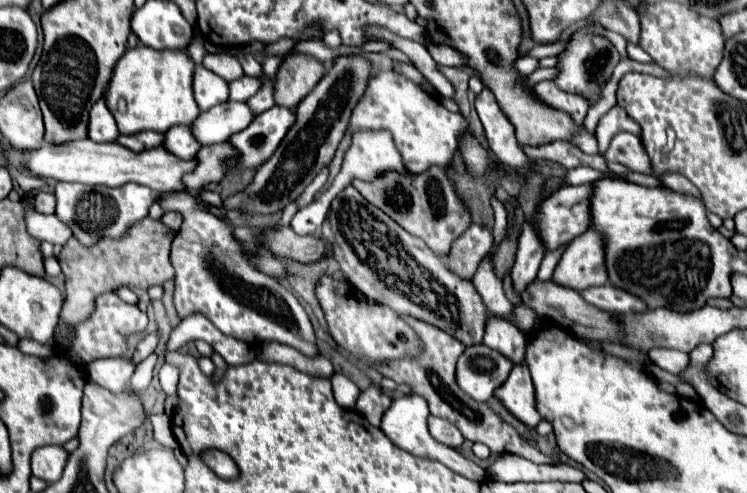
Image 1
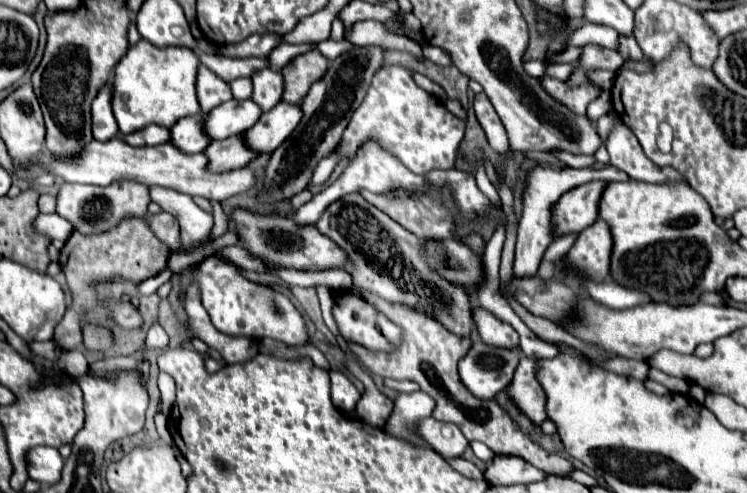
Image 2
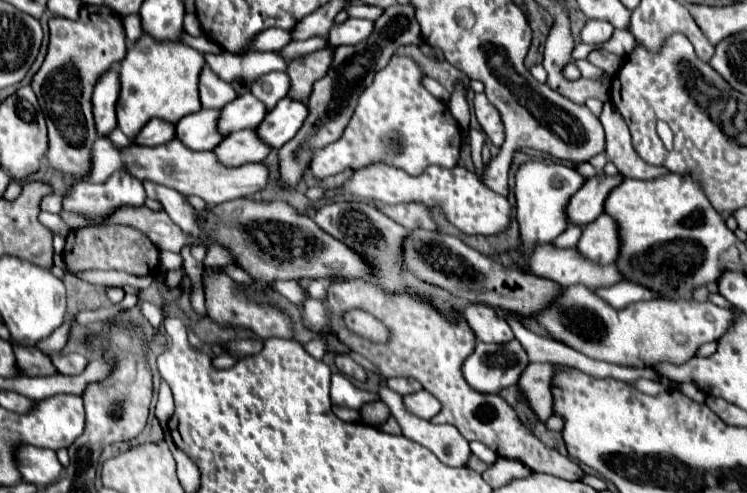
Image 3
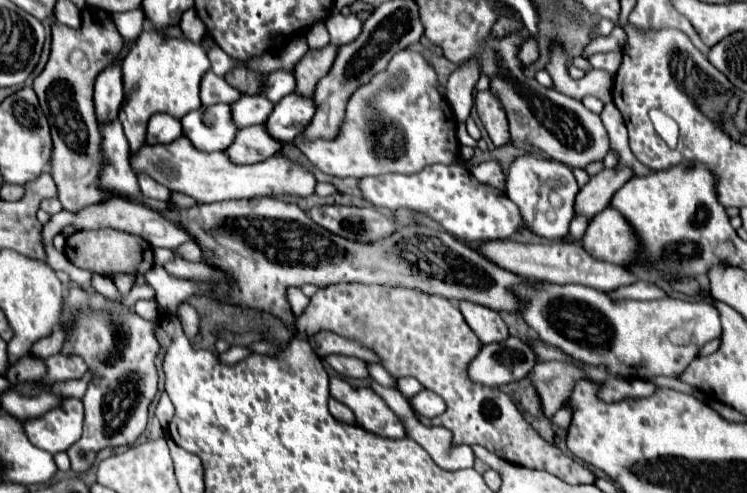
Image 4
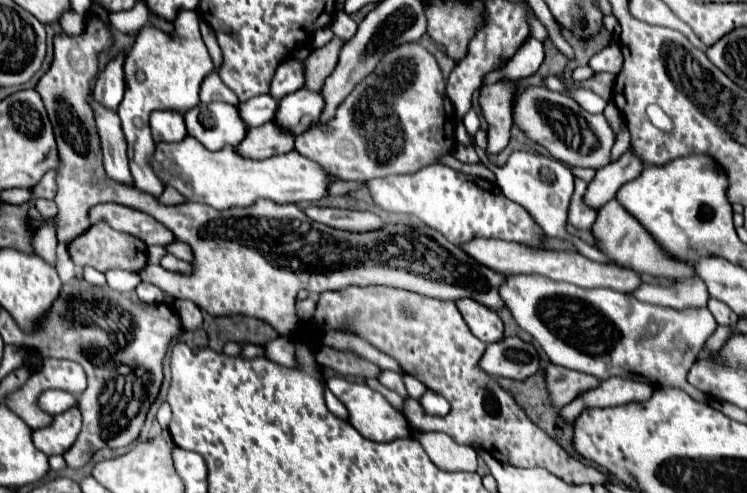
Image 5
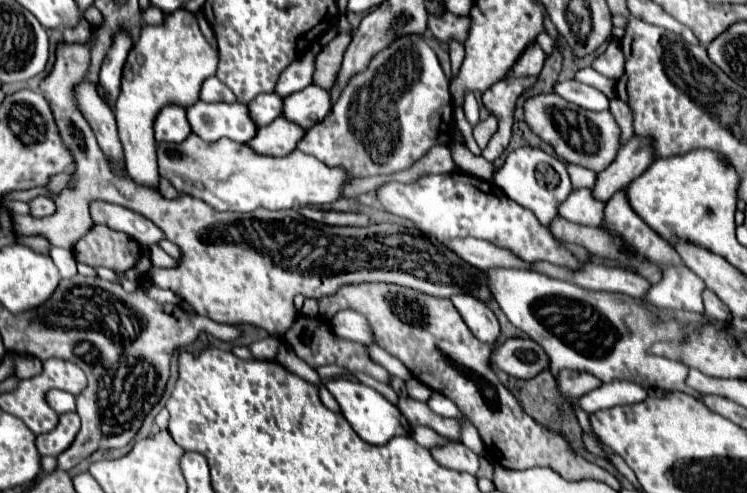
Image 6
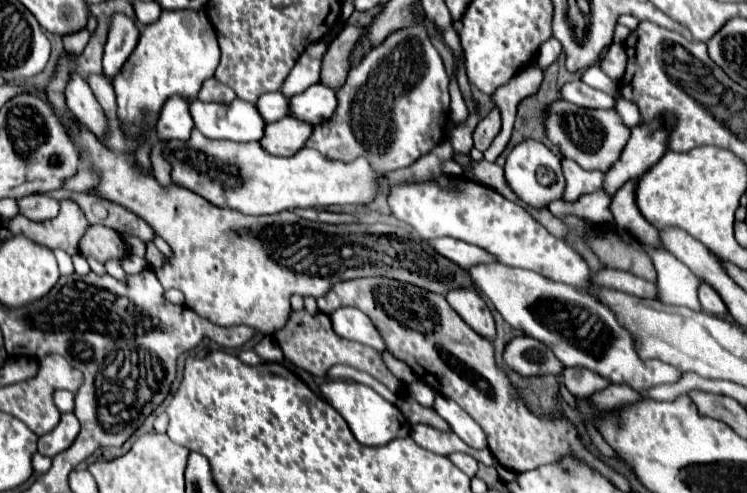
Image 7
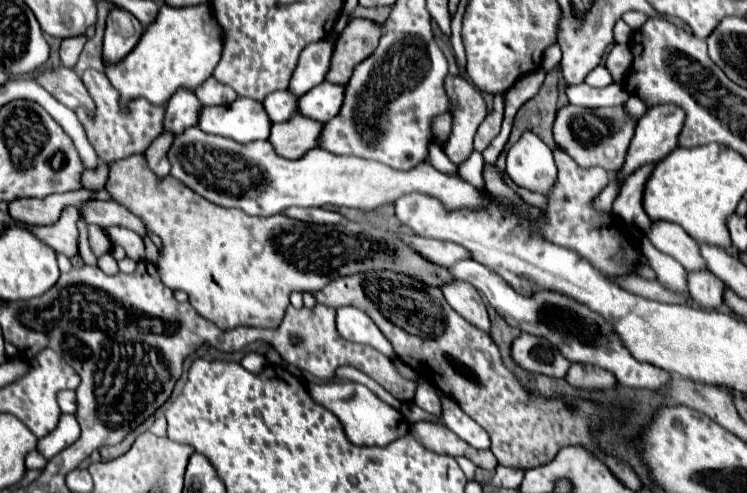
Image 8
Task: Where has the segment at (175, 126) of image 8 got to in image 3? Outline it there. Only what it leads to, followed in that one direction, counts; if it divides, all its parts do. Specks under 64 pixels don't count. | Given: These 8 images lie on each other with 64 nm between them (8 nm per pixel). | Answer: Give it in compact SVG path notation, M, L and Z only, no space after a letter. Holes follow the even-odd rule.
M152 118L140 132L140 136L136 138L136 144L140 146L158 146L158 144L166 144L176 136L176 126L160 120L160 118Z

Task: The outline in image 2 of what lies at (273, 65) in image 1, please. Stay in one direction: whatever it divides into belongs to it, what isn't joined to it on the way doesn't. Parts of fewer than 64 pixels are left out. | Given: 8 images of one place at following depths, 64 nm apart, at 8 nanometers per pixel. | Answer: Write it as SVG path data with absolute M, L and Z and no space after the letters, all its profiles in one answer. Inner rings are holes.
M282 42L276 50L272 50L272 54L268 56L270 60L270 68L274 70L280 70L284 68L296 54L304 54L308 50L312 50L314 44L288 44L288 42Z

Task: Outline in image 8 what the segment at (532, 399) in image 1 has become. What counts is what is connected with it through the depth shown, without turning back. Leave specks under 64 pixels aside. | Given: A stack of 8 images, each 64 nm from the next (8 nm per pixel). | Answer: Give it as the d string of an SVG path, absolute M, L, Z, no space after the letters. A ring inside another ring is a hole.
M572 364L566 380L574 388L582 388L582 390L592 390L592 388L602 390L616 384L616 376L612 372L600 366L592 366L592 364Z

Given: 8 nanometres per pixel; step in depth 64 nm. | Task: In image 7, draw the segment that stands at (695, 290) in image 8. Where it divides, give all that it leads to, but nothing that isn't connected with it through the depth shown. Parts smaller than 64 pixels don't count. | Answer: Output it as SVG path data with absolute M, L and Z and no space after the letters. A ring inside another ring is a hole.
M700 280L700 286L698 286L698 300L702 304L702 310L708 312L708 314L716 314L716 316L726 316L726 306L720 298L720 294L704 280Z

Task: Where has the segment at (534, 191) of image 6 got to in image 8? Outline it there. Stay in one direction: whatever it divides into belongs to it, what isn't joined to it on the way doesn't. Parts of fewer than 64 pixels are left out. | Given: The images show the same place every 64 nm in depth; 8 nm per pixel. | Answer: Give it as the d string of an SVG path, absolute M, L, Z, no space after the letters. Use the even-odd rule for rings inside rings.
M528 130L522 132L520 140L508 150L506 172L518 186L540 194L548 194L556 182L552 150Z

